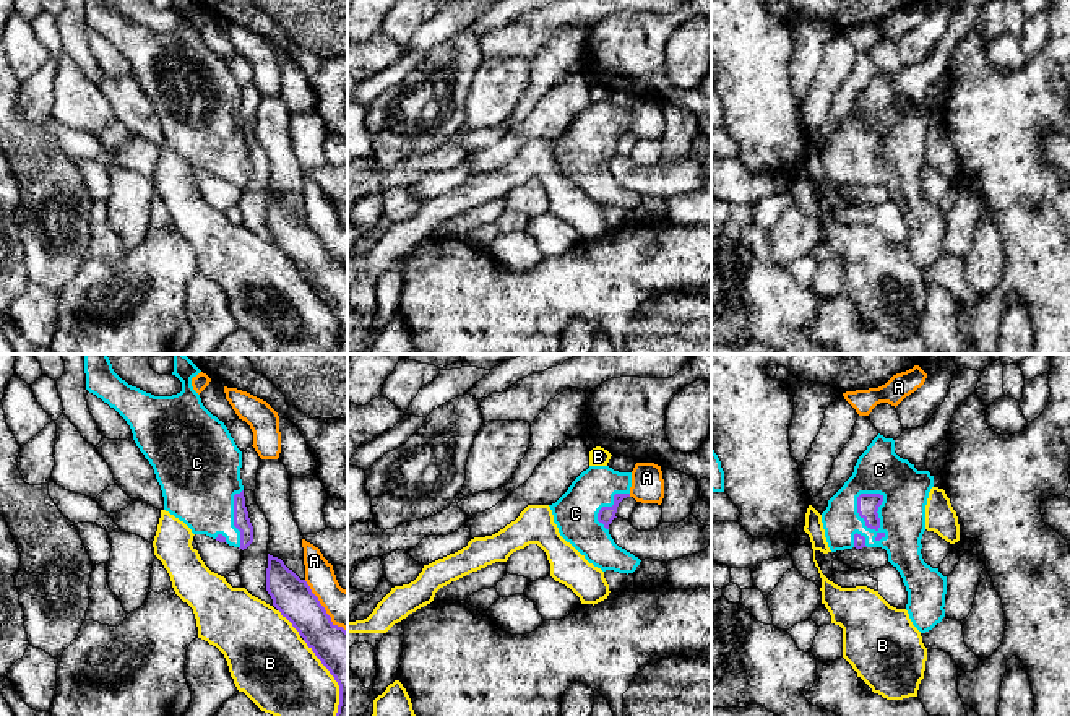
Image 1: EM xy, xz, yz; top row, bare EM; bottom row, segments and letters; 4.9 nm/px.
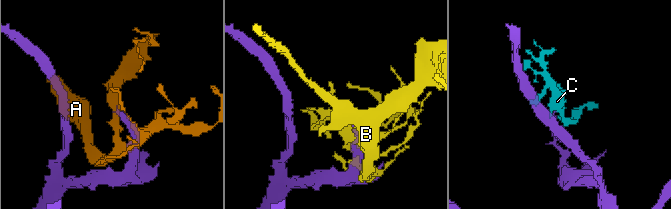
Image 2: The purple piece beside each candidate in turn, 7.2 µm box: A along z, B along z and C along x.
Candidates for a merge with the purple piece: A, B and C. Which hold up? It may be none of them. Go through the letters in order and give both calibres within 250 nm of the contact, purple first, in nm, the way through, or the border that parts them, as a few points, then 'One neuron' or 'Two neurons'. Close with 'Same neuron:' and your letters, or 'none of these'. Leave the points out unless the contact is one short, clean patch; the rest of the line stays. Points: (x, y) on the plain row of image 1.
A: Thickness 220 nm (purple) against 180 nm. Two neurons
B: Thickness 190 nm (purple) against 400 nm. Two neurons
C: Thickness 110 nm (purple) against 240 nm. One neuron
Same neuron: C

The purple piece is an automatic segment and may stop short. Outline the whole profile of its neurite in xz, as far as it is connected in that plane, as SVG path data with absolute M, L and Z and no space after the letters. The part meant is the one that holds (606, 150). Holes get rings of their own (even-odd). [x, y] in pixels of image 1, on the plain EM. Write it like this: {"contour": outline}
{"contour": "M589 102L550 143L560 172L589 200L619 209L633 209L640 195L619 183L609 170L609 161L619 140L630 133L632 109L609 102Z"}

